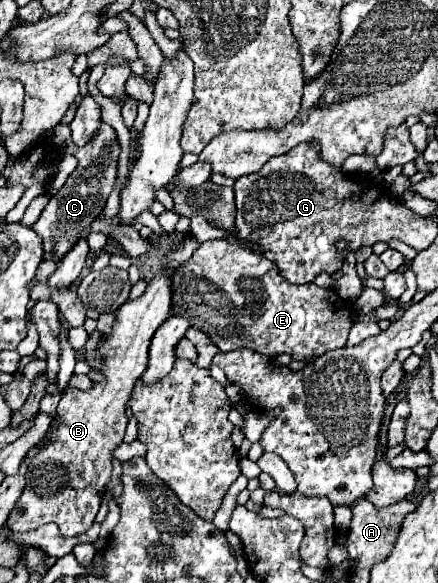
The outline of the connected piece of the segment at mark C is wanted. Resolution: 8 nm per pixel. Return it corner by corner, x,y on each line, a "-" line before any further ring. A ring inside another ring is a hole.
102,124
98,128
98,132
94,134
92,142
88,142
84,148
76,150
78,168
68,178
64,188
54,198
50,198
42,216
32,226
32,230
36,234
40,234
44,242
54,242
54,248
46,250
46,254
44,254
46,260
54,258
54,256
62,258
74,246
74,242
78,240
78,234
82,234
96,216
100,216
100,212
106,206
106,198
112,192
112,186
116,182
118,154
120,154
120,144
118,144
116,132
110,124
-
46,224
48,224
48,230
46,230

